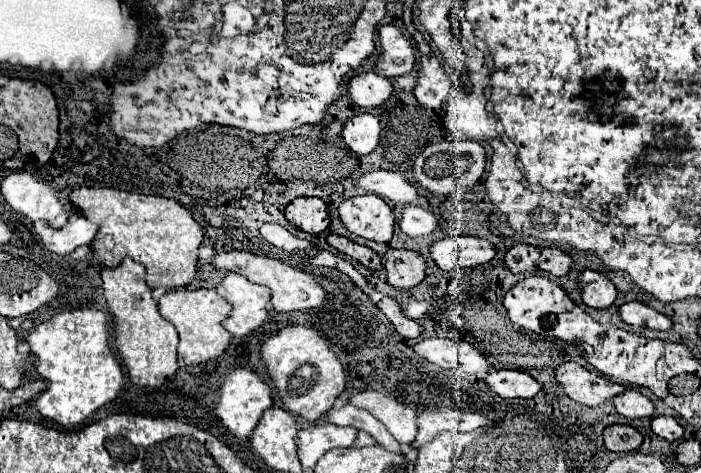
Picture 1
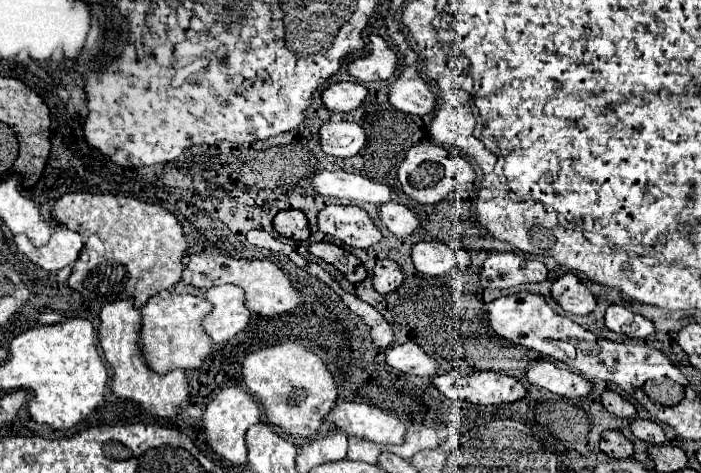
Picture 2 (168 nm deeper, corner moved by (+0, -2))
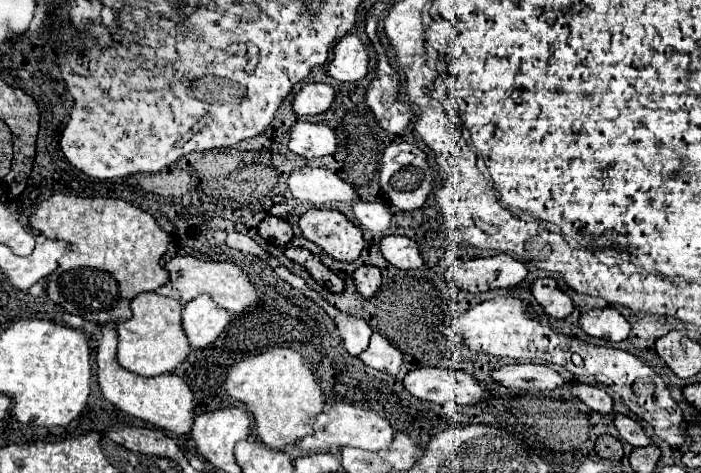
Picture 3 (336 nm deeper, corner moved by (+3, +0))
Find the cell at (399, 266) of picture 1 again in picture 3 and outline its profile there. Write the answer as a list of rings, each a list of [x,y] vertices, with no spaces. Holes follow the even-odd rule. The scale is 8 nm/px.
[[[373,265],[357,267],[351,277],[353,277],[355,289],[361,297],[373,297],[375,291],[379,289],[379,285],[381,285],[381,271]]]

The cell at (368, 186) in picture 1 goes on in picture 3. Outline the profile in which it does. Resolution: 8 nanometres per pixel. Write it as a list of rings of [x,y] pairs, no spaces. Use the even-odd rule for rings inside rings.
[[[293,169],[287,177],[287,185],[297,201],[309,203],[313,207],[325,207],[335,201],[357,199],[355,189],[329,169]]]

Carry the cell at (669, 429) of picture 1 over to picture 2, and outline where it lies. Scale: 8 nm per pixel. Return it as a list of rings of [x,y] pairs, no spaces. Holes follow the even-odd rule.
[[[634,419],[630,427],[632,427],[632,433],[634,433],[640,441],[646,441],[646,443],[650,443],[650,445],[656,445],[656,443],[664,443],[664,441],[666,441],[666,431],[662,429],[662,425],[654,423],[654,421]]]

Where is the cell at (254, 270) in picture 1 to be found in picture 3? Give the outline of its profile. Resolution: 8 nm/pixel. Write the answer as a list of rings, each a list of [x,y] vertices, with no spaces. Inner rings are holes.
[[[173,257],[165,263],[165,269],[169,271],[169,285],[179,293],[183,301],[191,301],[197,295],[207,293],[217,305],[221,305],[229,313],[241,313],[245,307],[259,299],[259,293],[255,291],[249,277],[243,273],[241,267],[233,263],[211,263],[195,257]]]

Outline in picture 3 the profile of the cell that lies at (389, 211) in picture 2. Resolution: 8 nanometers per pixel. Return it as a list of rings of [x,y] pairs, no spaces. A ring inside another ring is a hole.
[[[359,201],[351,207],[351,211],[353,211],[353,215],[357,217],[357,221],[363,229],[377,231],[377,233],[385,231],[389,227],[391,219],[393,219],[393,213],[391,213],[389,205],[381,203],[381,201],[377,201],[377,203]]]

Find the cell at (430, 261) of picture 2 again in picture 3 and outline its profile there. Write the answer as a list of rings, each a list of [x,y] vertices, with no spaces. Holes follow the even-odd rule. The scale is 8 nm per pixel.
[[[387,235],[379,241],[379,251],[385,257],[385,261],[397,269],[419,269],[419,267],[423,267],[423,257],[419,253],[419,247],[409,237]]]

